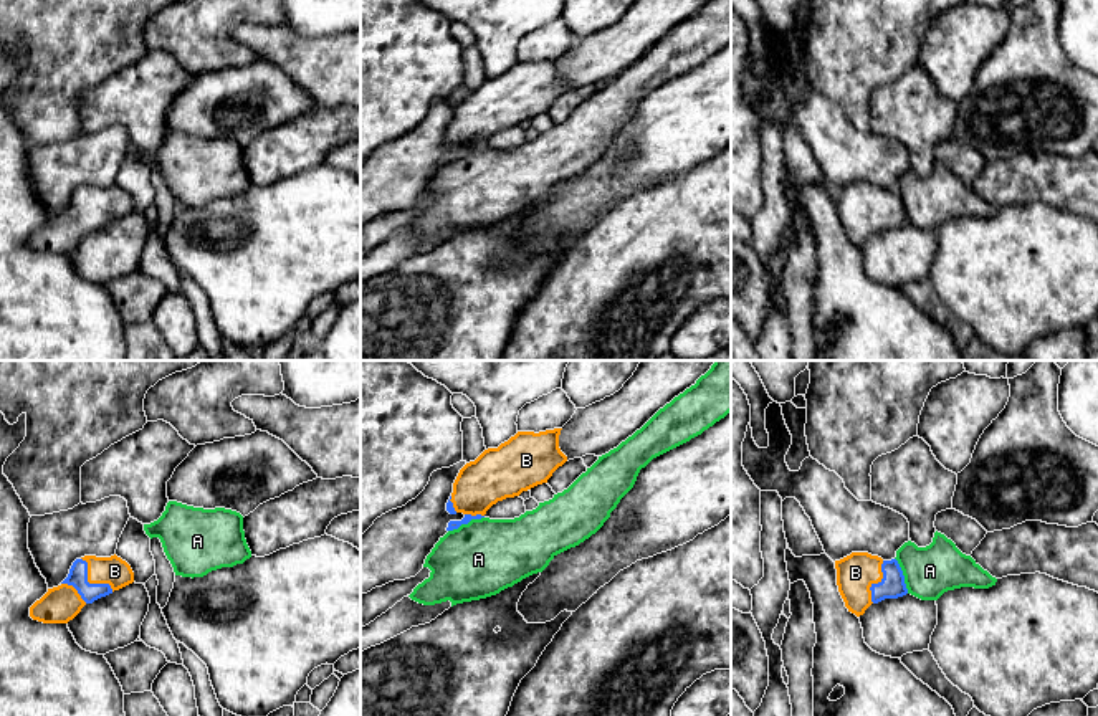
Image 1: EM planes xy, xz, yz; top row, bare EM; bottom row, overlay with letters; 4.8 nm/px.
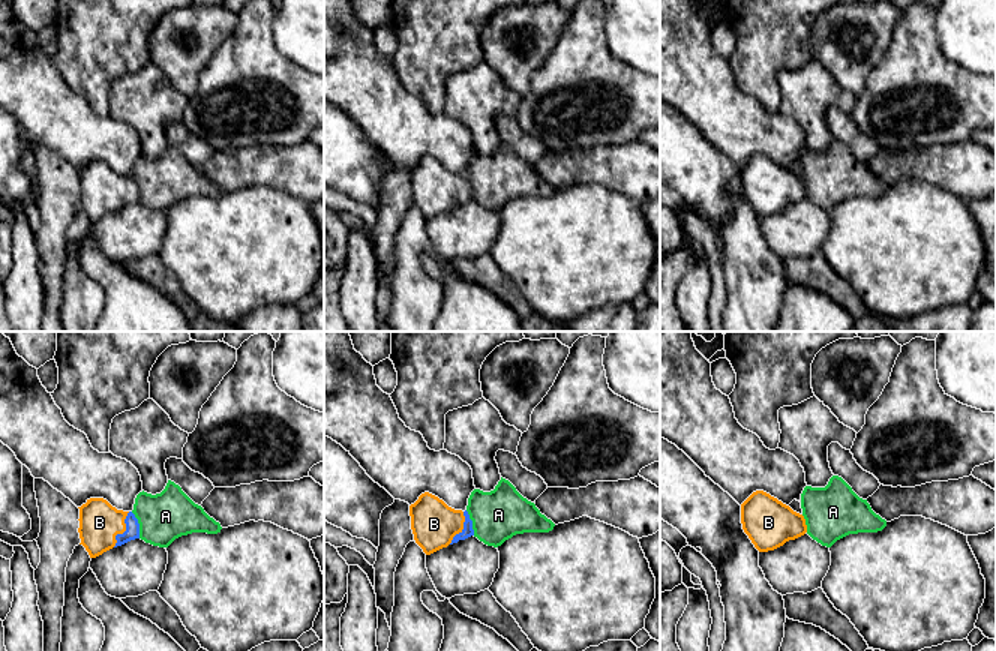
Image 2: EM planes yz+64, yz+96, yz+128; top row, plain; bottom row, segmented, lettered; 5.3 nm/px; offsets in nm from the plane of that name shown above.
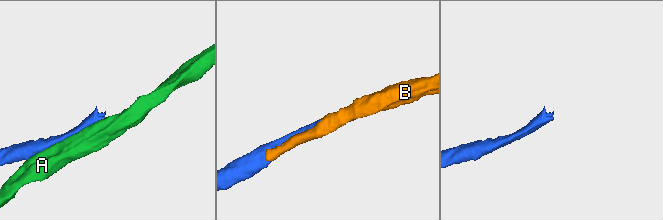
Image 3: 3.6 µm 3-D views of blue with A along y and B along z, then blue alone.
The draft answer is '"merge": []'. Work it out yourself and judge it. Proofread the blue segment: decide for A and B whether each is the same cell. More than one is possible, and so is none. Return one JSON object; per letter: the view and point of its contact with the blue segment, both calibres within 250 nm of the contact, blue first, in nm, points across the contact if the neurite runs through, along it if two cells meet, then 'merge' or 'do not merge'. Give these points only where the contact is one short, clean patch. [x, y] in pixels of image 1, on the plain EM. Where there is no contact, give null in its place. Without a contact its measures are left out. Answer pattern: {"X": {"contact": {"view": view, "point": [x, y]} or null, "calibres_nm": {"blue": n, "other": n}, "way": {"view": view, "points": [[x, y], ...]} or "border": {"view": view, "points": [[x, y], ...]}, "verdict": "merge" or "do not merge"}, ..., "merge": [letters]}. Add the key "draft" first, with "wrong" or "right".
{"draft": "wrong", "A": {"contact": {"view": "xz", "point": [465, 152]}, "calibres_nm": {"blue": 50, "other": 360}, "verdict": "do not merge"}, "B": {"contact": {"view": "xy", "point": [88, 212]}, "calibres_nm": {"blue": 100, "other": 140}, "verdict": "merge"}, "merge": ["B"]}

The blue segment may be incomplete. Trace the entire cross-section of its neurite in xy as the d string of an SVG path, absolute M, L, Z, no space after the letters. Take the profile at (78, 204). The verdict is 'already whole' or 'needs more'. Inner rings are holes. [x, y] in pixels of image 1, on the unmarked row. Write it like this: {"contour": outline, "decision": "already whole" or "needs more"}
{"contour": "M117 187L76 189L68 207L30 236L30 246L43 253L68 253L86 233L134 212L131 195Z", "decision": "needs more"}

